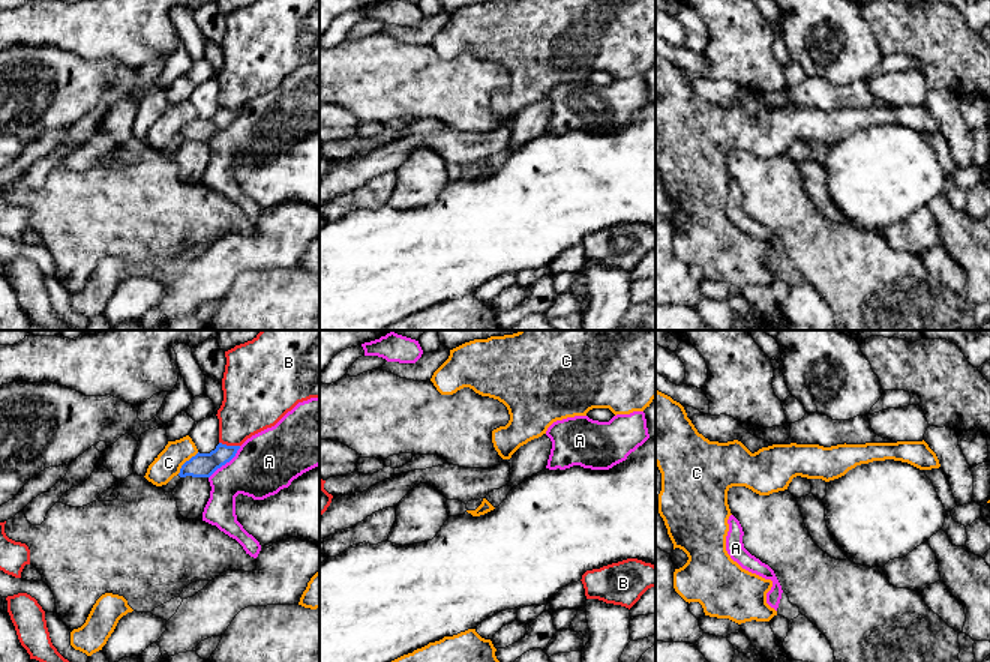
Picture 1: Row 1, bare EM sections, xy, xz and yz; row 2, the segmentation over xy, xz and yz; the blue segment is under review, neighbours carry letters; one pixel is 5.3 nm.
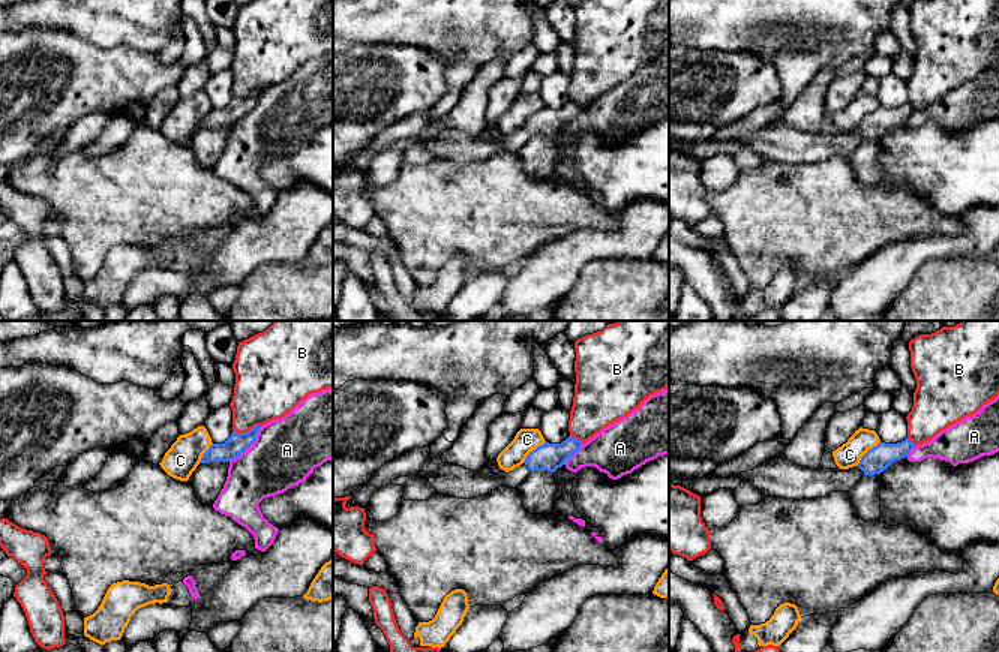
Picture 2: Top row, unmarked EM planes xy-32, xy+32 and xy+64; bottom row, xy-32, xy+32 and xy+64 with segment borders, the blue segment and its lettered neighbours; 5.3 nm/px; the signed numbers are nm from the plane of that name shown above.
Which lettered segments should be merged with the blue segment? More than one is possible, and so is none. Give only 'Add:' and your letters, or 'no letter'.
Add: no letter

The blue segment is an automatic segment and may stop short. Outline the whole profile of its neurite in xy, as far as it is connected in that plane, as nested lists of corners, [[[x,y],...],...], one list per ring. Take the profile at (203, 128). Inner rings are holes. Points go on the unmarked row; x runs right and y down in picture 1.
[[[219,107],[210,117],[198,116],[182,129],[177,140],[174,140],[166,149],[162,149],[160,152],[165,156],[172,156],[182,141],[210,141],[218,132],[230,126],[238,113],[240,110],[226,110]]]

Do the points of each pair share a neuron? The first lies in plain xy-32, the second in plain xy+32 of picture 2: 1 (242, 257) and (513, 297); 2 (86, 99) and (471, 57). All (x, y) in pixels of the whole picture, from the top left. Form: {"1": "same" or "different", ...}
{"1": "same", "2": "different"}

